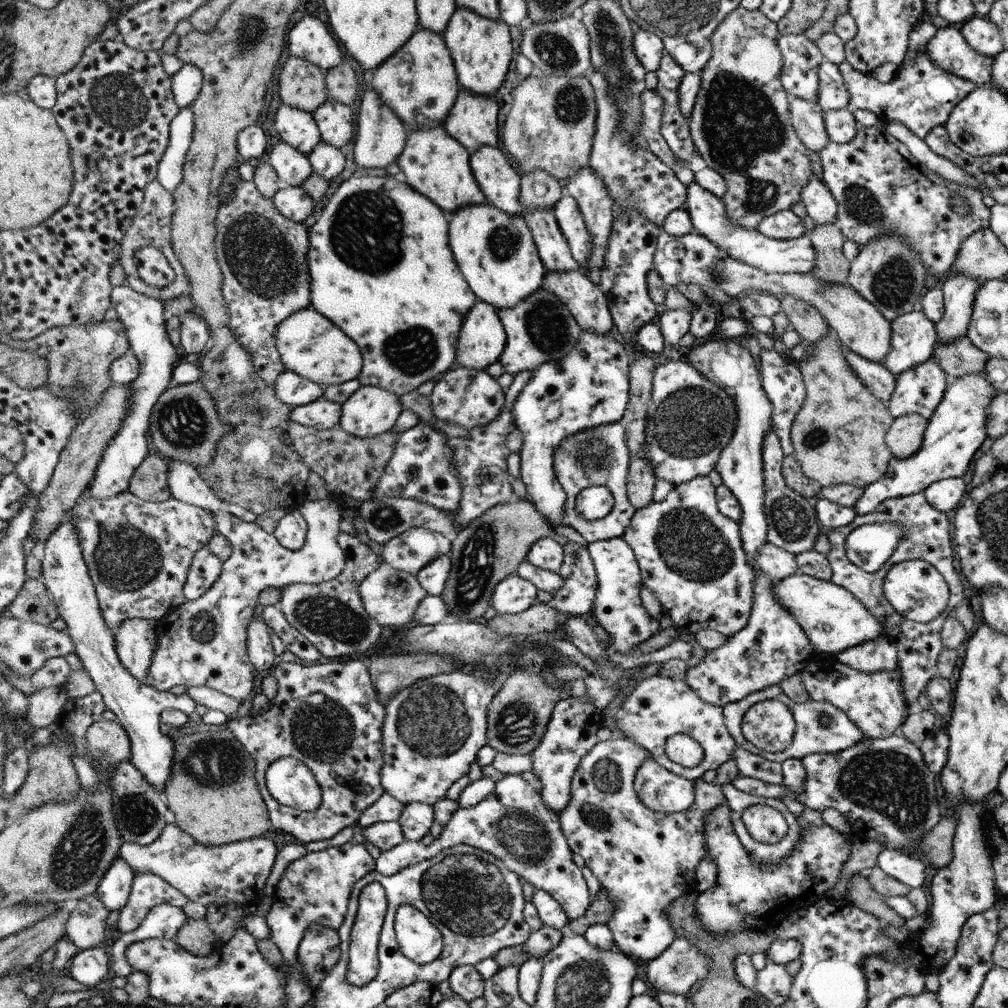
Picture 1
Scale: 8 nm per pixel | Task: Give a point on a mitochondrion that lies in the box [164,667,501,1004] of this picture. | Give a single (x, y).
(434, 721)

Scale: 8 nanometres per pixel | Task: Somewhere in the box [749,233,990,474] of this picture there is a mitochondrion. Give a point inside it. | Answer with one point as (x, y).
(893, 284)

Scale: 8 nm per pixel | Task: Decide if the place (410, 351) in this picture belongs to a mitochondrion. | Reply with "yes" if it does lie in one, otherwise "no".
yes

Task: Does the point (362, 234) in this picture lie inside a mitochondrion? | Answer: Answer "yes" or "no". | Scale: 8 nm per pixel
yes

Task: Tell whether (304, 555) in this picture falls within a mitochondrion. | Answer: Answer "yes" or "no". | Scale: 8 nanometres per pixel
no

